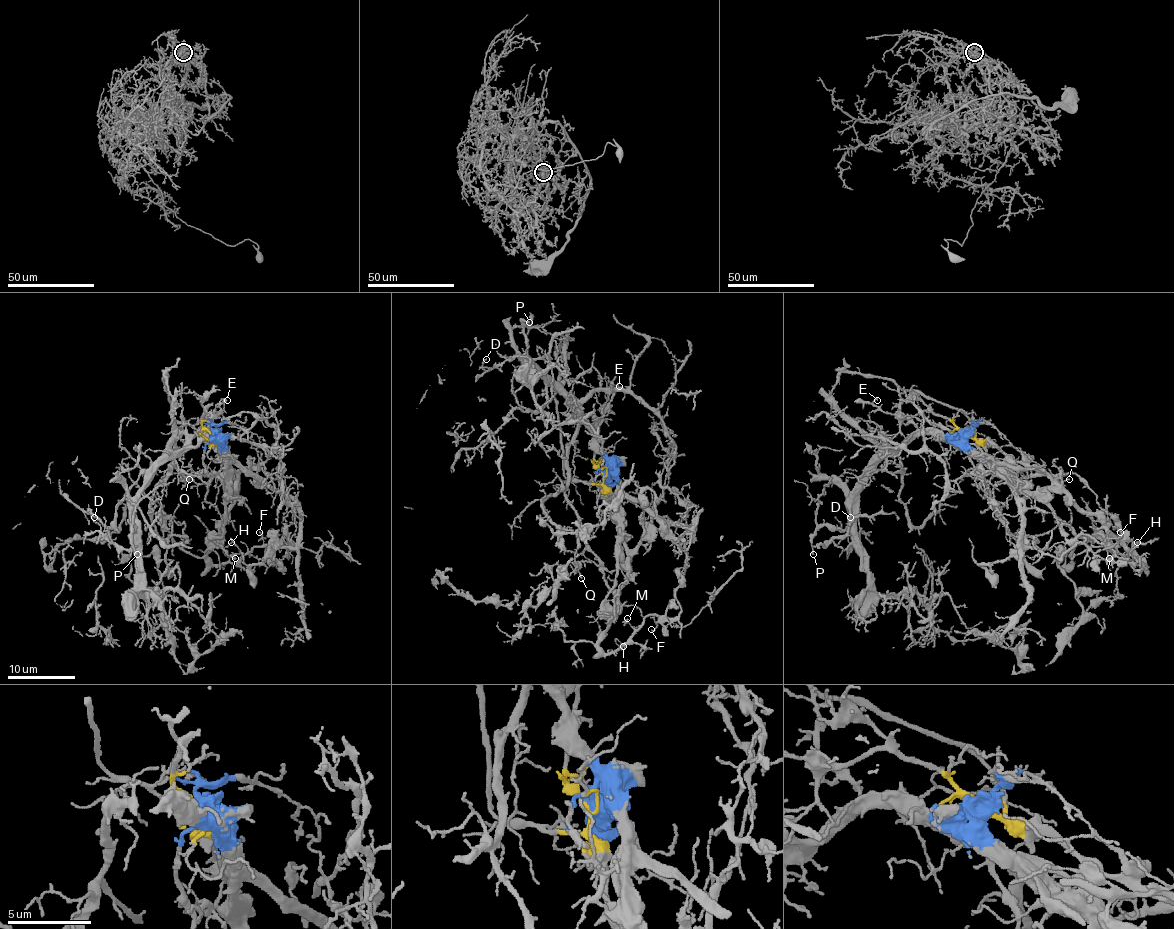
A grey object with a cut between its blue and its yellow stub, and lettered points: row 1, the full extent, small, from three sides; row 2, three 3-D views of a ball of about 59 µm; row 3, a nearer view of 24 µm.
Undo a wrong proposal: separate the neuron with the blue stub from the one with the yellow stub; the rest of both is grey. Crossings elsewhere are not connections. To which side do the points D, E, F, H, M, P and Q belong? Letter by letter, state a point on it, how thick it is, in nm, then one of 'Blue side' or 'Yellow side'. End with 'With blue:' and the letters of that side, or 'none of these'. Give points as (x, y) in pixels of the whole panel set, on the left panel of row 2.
D: Place: (94, 517). Thickness 160 nm. Blue side
E: Place: (227, 400). Thickness 130 nm. Yellow side
F: Place: (259, 532). Thickness 130 nm. Yellow side
H: Place: (231, 542). Thickness 140 nm. Yellow side
M: Place: (235, 558). Thickness 120 nm. Yellow side
P: Place: (137, 554). Thickness 180 nm. Blue side
Q: Place: (189, 479). Thickness 140 nm. Yellow side
With blue: D, P

